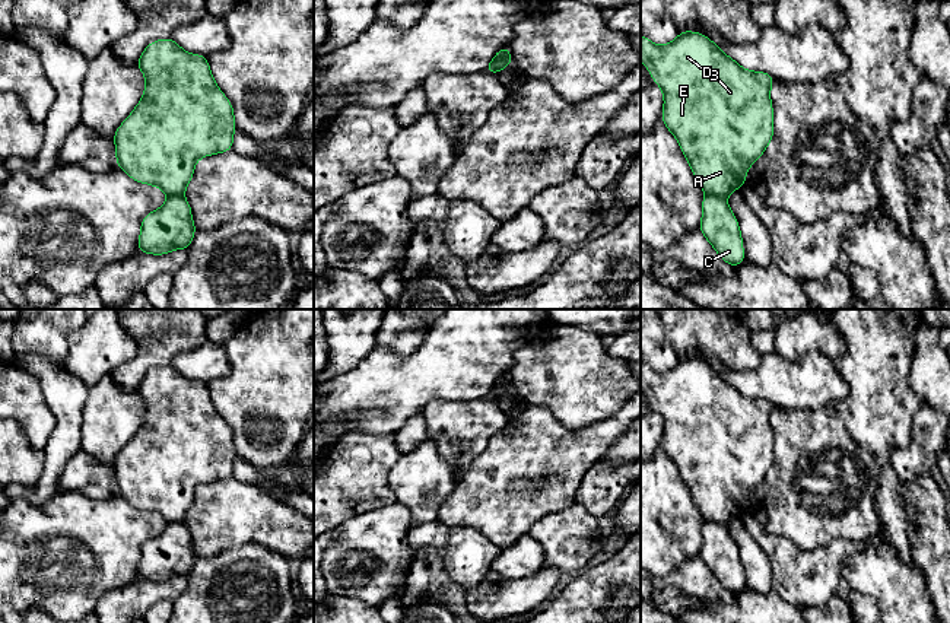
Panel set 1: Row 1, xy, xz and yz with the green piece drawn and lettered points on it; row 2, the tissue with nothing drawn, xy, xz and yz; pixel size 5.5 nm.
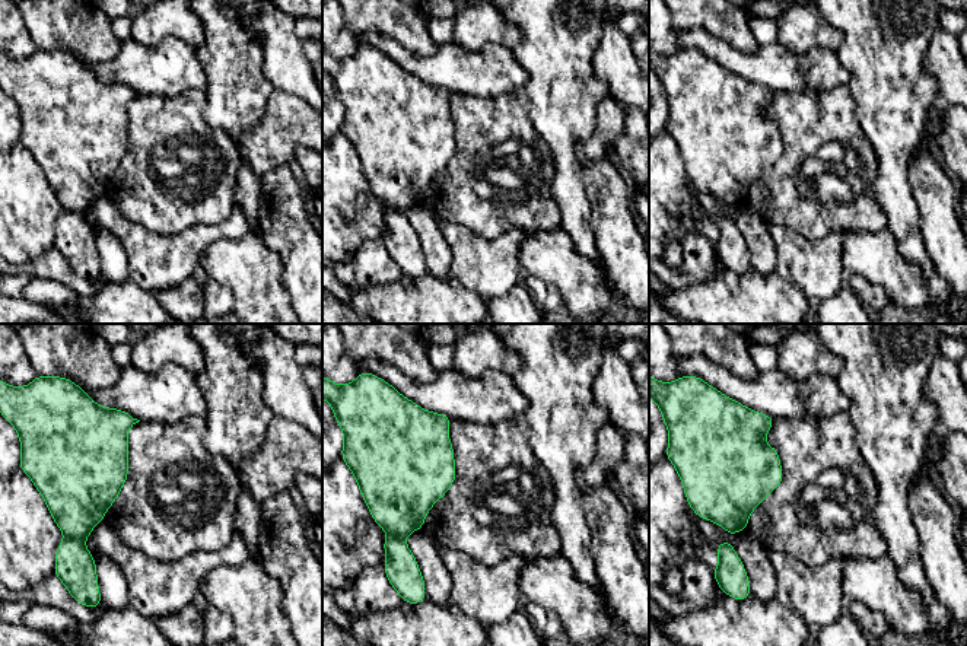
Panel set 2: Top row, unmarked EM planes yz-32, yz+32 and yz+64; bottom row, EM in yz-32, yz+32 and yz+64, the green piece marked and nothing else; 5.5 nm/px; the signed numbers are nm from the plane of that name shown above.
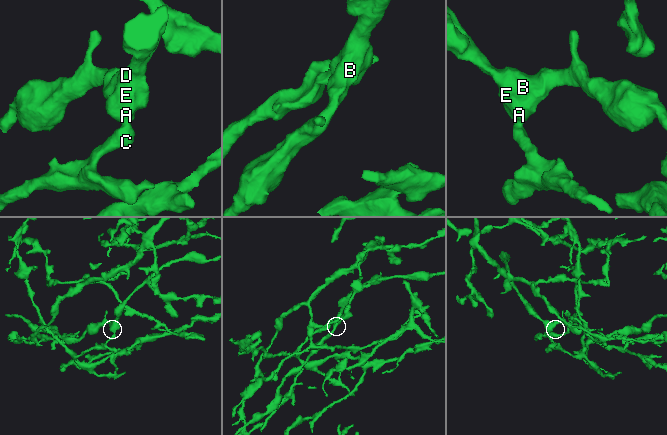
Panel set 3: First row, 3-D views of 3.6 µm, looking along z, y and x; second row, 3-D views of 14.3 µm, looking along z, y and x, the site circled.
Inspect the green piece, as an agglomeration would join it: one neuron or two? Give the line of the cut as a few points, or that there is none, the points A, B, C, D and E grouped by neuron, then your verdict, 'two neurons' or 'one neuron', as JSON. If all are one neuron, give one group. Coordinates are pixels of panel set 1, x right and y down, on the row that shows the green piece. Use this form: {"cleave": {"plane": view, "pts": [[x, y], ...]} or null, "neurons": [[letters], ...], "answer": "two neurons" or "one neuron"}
{"cleave": {"plane": "yz", "pts": [[705, 194], [717, 194], [724, 199]]}, "neurons": [["A", "B", "D", "E"], ["C"]], "answer": "two neurons"}

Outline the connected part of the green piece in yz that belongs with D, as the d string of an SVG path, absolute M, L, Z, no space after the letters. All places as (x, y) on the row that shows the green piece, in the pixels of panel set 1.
M680 31L676 39L664 45L657 45L641 35L641 61L664 95L661 121L677 139L679 147L705 196L727 198L728 194L741 188L749 168L765 153L773 137L771 86L776 79L765 71L743 69L712 39L692 31Z

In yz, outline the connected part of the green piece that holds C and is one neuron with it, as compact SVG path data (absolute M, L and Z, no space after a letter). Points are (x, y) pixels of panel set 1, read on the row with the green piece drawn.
M705 196L700 232L727 264L737 267L746 260L741 229L725 198Z

